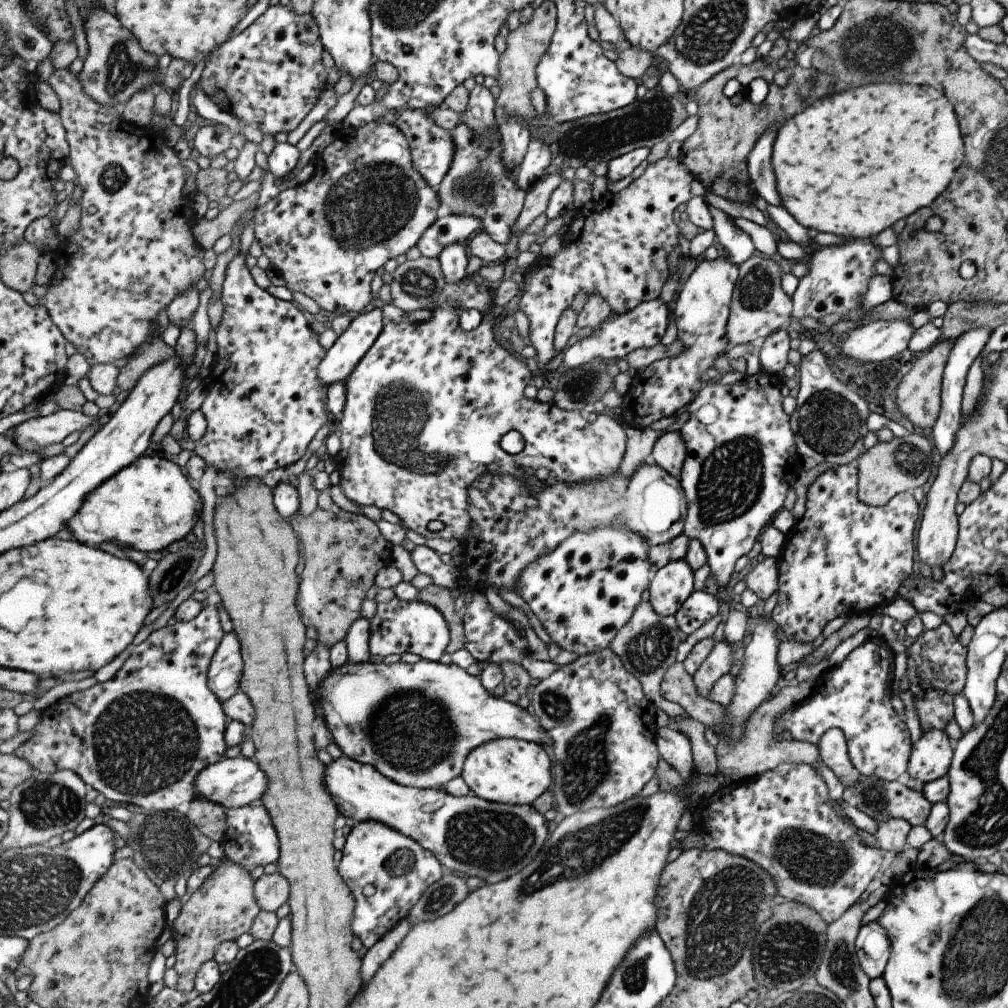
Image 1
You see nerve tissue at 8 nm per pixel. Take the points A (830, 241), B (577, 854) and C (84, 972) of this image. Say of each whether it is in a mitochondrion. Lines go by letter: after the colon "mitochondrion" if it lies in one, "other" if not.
A: other
B: mitochondrion
C: other

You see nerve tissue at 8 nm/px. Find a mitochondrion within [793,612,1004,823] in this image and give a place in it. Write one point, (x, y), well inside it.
(875, 797)

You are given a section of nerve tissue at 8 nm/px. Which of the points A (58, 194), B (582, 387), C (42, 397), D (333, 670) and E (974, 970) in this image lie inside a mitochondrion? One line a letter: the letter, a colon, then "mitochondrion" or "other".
A: other
B: mitochondrion
C: other
D: other
E: mitochondrion

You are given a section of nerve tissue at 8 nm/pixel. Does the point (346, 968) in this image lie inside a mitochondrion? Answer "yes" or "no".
no

